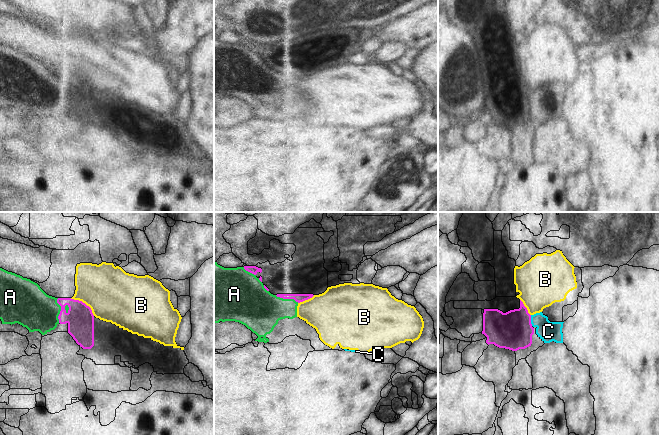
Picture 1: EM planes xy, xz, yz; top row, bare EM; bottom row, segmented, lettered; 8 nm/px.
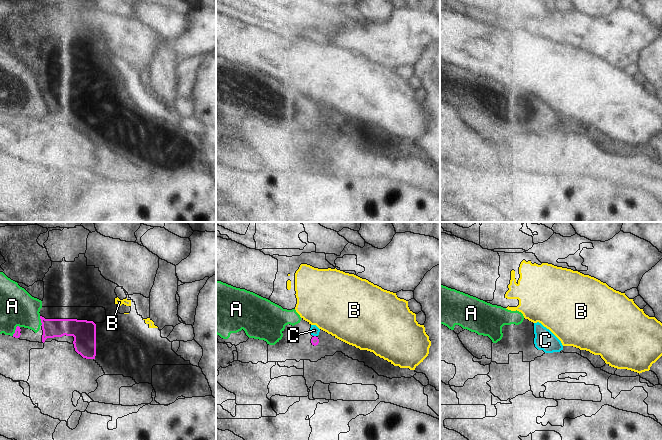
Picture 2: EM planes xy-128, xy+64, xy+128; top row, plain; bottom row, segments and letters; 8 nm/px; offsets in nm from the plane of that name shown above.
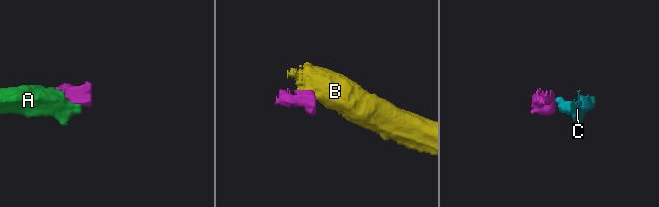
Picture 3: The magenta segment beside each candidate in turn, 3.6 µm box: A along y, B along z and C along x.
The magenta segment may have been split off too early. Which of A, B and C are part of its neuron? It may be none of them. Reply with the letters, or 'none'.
A, C.

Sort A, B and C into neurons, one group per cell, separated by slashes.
A C / B

